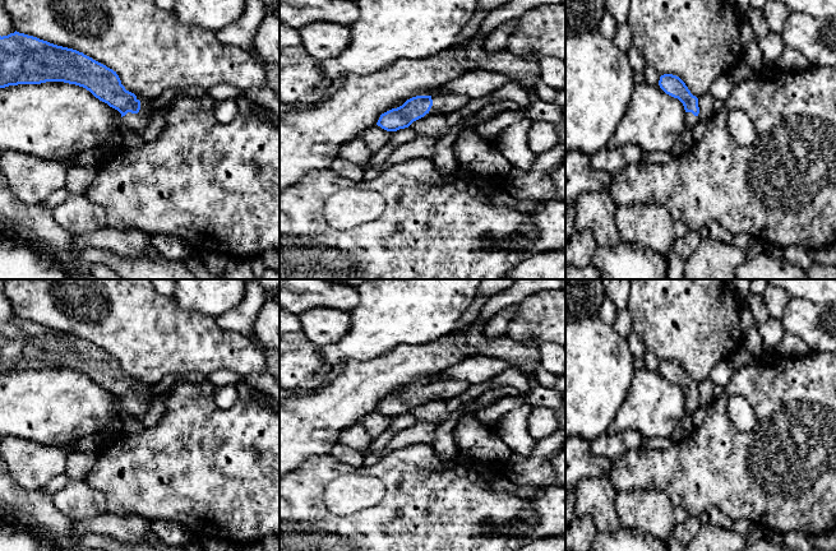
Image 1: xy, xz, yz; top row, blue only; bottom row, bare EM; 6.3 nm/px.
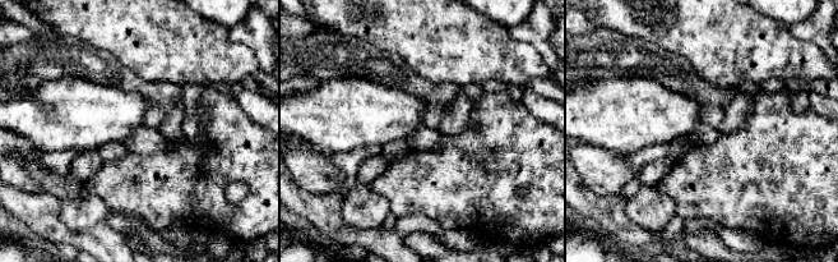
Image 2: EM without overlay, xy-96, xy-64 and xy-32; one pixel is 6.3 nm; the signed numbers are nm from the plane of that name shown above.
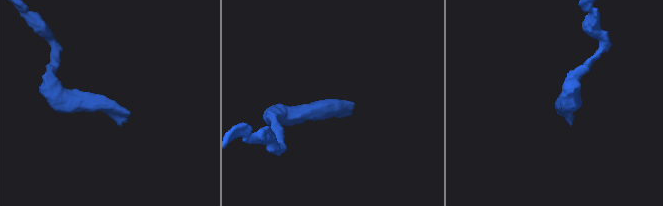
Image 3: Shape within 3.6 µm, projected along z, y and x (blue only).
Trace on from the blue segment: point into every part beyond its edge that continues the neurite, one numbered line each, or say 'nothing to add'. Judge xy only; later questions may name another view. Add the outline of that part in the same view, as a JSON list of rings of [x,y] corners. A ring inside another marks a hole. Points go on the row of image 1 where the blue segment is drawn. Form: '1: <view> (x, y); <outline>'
1: xy (138, 121); [[[138,97],[140,110],[138,114],[128,112],[121,117],[121,124],[126,130],[143,131],[152,120],[152,101]]]

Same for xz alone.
1: xz (443, 102); [[[444,92],[433,94],[431,99],[433,99],[433,106],[425,116],[430,116],[435,114],[448,115],[448,114],[456,112],[470,101],[468,97],[466,96],[444,93]]]

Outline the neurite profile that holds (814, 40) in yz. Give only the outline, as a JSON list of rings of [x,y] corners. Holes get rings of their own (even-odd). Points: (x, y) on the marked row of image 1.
[[[790,13],[781,32],[785,47],[796,50],[810,65],[836,65],[836,17],[814,19]]]

